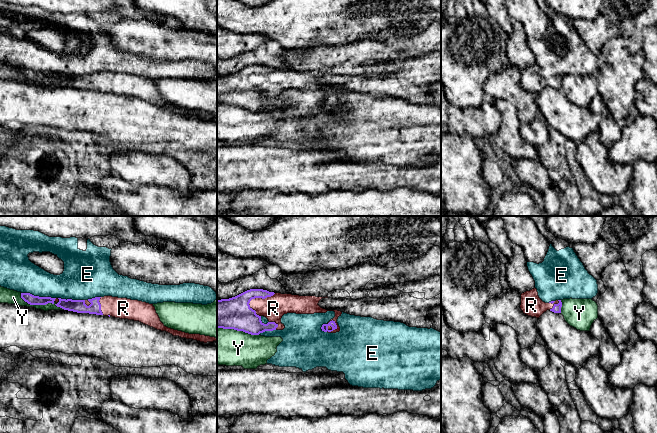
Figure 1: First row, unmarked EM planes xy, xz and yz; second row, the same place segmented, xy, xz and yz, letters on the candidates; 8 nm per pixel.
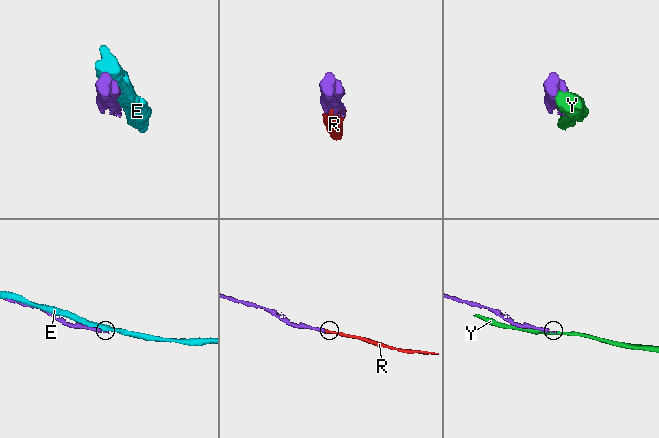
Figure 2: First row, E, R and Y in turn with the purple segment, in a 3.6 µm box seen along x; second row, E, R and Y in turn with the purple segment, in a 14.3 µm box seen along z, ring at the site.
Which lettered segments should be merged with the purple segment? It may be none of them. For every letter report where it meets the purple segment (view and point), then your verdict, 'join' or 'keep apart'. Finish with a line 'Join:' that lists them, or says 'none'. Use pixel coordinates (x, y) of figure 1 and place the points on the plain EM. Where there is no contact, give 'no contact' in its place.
E: xy (38, 72) | keep apart
R: xz (259, 73) | join
Y: xy (41, 80) | keep apart
Join: R

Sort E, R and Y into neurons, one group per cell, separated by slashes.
E / R / Y

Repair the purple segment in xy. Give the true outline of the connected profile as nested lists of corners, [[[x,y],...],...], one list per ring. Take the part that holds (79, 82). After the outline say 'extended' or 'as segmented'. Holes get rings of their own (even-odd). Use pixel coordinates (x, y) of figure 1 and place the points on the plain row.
[[[21,69],[21,74],[30,81],[46,81],[52,79],[64,86],[77,89],[89,89],[139,97],[157,106],[166,107],[173,112],[179,112],[181,114],[193,115],[204,119],[217,117],[215,113],[189,110],[166,103],[160,97],[153,80],[138,76],[112,72],[95,73],[88,76],[66,76],[61,74],[39,73],[30,69]]] | extended

